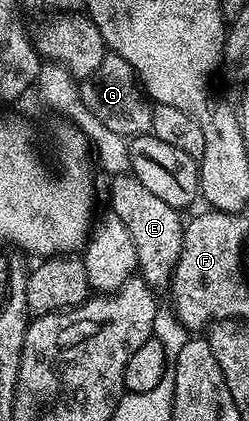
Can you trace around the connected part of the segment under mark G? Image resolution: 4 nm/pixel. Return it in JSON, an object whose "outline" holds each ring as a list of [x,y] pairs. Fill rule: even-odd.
{"outline":[[[107,53],[104,60],[100,60],[100,68],[92,72],[92,76],[81,79],[78,91],[92,116],[100,120],[105,128],[116,132],[127,140],[138,134],[148,134],[152,131],[152,116],[154,111],[148,101],[139,81],[134,77],[133,68],[120,55]]]}

